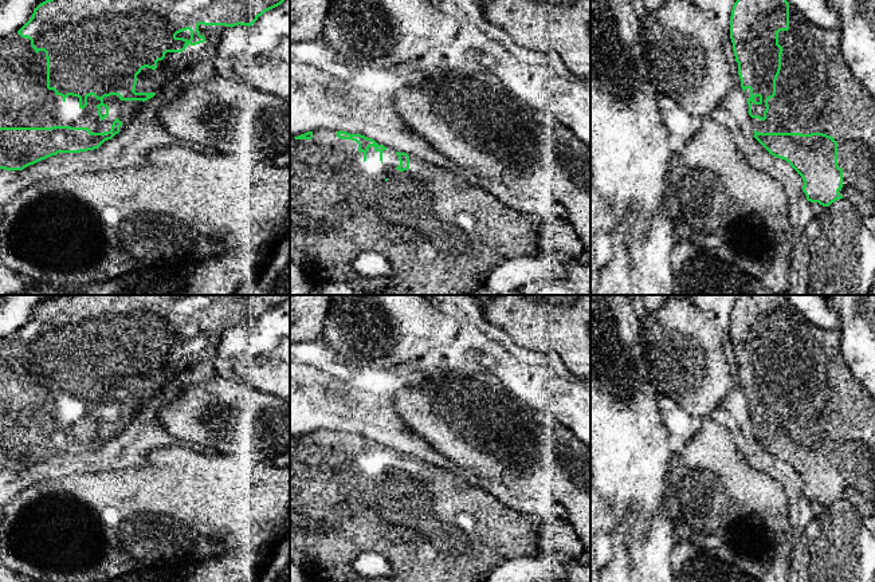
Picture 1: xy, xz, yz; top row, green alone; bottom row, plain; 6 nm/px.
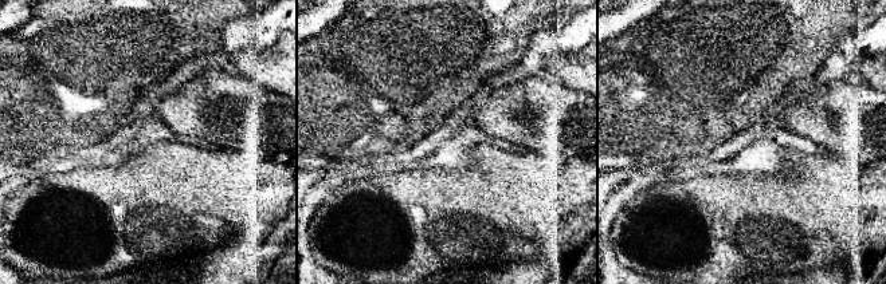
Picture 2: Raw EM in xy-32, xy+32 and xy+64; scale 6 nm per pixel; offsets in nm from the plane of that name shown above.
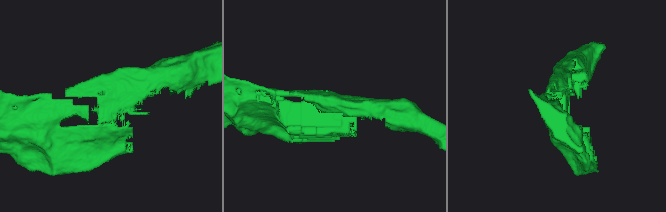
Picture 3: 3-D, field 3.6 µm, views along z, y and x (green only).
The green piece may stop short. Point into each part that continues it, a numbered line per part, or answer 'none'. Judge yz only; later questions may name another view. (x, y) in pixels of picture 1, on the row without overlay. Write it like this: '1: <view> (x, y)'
1: yz (815, 392)

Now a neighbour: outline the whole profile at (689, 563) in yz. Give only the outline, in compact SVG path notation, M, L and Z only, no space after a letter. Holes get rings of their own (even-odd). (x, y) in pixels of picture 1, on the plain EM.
M678 540L674 546L671 569L672 582L760 582L686 540Z

